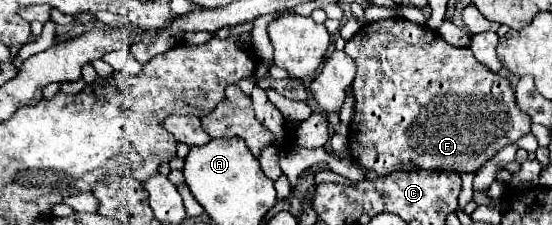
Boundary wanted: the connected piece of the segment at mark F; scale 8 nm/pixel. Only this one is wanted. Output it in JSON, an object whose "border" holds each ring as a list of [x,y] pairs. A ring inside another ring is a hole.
{"border":[[[405,18],[365,24],[347,42],[345,54],[357,64],[353,82],[355,116],[349,126],[349,148],[353,160],[367,168],[367,178],[385,176],[391,170],[413,170],[415,166],[477,172],[503,146],[517,142],[531,130],[531,120],[519,110],[509,80],[477,62],[471,48],[455,48],[427,26],[413,24]]]}

